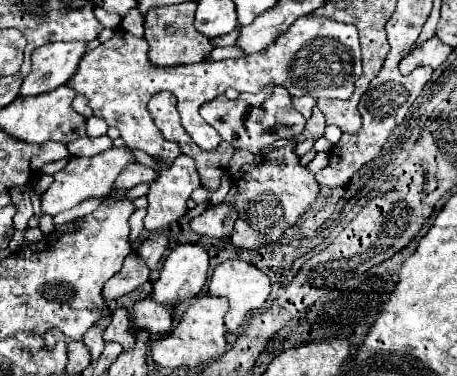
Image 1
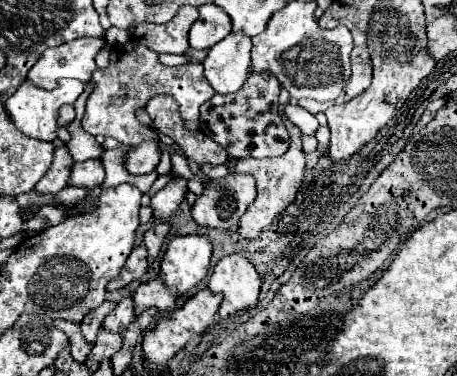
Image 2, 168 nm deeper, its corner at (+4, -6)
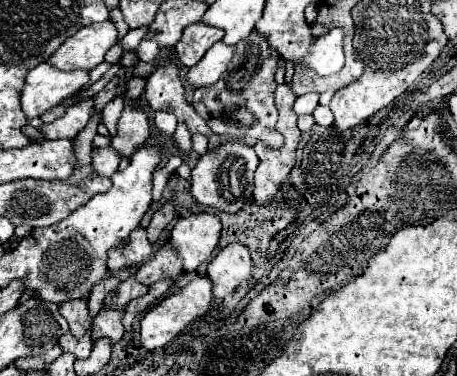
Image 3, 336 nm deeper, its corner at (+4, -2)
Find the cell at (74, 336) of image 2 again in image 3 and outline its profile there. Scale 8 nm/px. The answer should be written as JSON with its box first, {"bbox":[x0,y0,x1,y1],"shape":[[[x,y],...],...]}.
{"bbox":[60,299,90,335],"shape":[[[70,299],[60,303],[60,315],[68,321],[72,335],[84,335],[90,329],[90,313],[86,299]]]}

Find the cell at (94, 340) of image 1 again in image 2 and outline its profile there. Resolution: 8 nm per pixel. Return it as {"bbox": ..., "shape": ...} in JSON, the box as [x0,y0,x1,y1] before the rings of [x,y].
{"bbox":[80,301,116,345],"shape":[[[104,301],[102,307],[96,307],[94,311],[90,311],[90,315],[86,315],[86,319],[80,323],[80,329],[82,329],[82,337],[92,345],[96,341],[96,335],[98,331],[102,329],[102,321],[104,317],[116,307],[116,303],[110,303],[110,301]]]}

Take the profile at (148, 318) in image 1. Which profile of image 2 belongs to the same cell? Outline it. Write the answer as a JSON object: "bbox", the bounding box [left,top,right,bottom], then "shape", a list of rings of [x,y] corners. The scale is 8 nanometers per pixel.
{"bbox":[134,277,176,315],"shape":[[[160,277],[142,283],[134,293],[134,307],[142,309],[158,309],[160,315],[170,315],[176,309],[176,297],[166,291],[166,285]]]}

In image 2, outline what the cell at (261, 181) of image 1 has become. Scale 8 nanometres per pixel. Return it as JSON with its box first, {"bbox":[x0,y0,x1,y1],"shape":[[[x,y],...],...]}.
{"bbox":[234,115,306,239],"shape":[[[284,115],[282,117],[286,121],[286,129],[290,131],[290,149],[280,155],[280,157],[264,157],[264,159],[254,159],[254,157],[244,157],[242,161],[236,163],[234,171],[236,173],[246,173],[246,175],[252,175],[254,181],[256,181],[256,199],[254,203],[246,209],[246,213],[242,215],[240,219],[240,227],[238,227],[238,233],[244,237],[244,239],[256,239],[262,235],[264,229],[268,229],[272,225],[272,221],[288,207],[294,203],[296,199],[296,193],[302,185],[302,179],[304,179],[304,171],[306,171],[306,159],[304,159],[304,153],[302,153],[302,131],[288,121],[288,117]]]}

